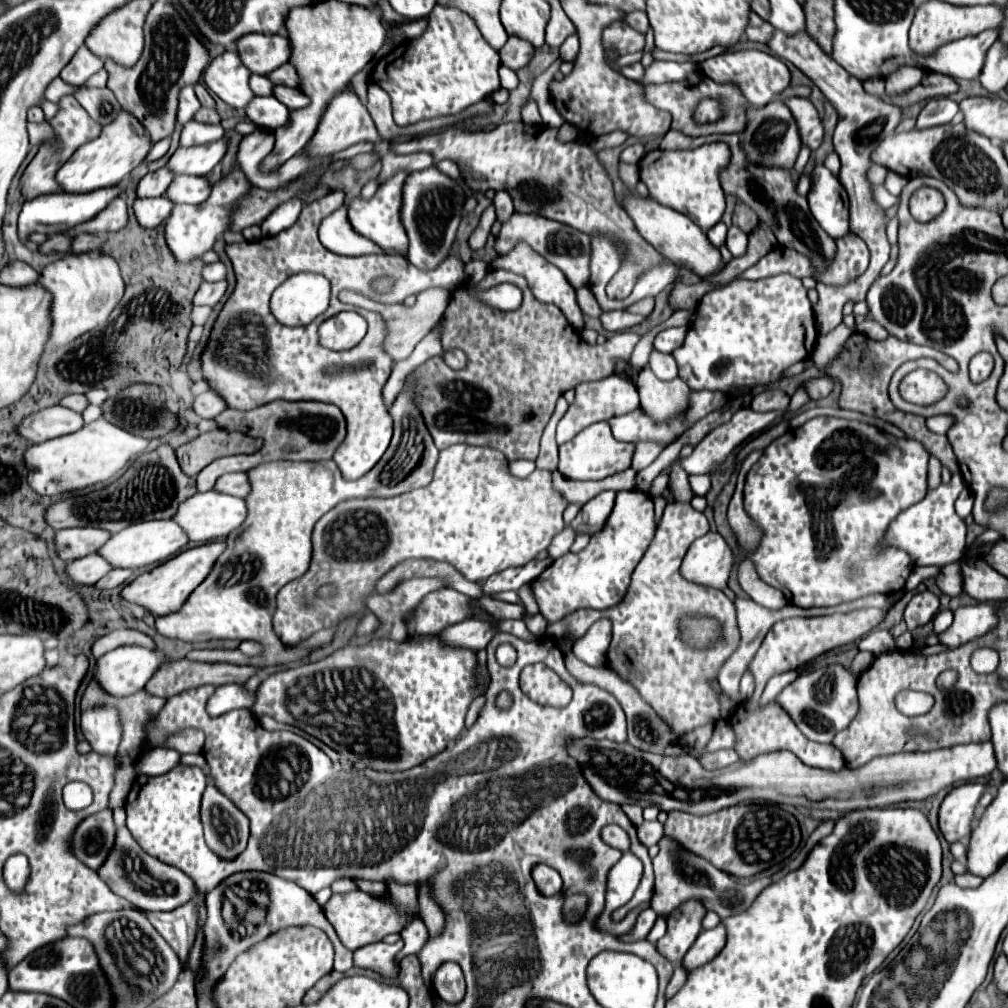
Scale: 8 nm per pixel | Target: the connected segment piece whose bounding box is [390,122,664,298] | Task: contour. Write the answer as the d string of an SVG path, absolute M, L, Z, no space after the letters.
M504 122L498 124L494 130L480 130L480 132L464 132L456 126L438 132L438 134L428 134L428 136L420 136L420 138L412 138L408 142L392 142L390 150L394 154L410 154L410 152L428 152L434 158L434 164L438 164L440 160L452 160L458 164L460 168L460 176L462 180L474 190L484 194L486 190L506 190L512 200L514 200L514 208L518 212L532 212L532 214L540 214L546 216L550 220L562 222L566 226L572 226L580 232L586 234L594 234L594 236L604 236L604 238L614 238L616 242L624 244L626 250L626 258L620 266L620 270L616 272L616 276L612 278L612 282L608 284L608 296L610 298L618 298L624 292L632 292L634 282L638 280L640 274L644 274L644 270L664 264L664 256L654 250L652 244L648 244L640 232L636 230L632 218L626 214L626 210L622 206L616 204L614 200L614 192L612 192L612 182L606 174L606 170L602 168L602 164L598 162L596 152L588 146L588 144L578 144L578 142L558 142L556 140L556 128L544 128L542 124L538 126L530 126L524 122Z

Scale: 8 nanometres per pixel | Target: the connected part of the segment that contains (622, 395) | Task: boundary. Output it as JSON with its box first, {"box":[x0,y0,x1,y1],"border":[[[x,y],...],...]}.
{"box":[560,374,638,424],"border":[[[612,374],[598,382],[580,384],[576,388],[576,400],[562,416],[560,424],[594,424],[598,420],[610,420],[614,416],[632,412],[638,406],[638,390],[632,382]]]}

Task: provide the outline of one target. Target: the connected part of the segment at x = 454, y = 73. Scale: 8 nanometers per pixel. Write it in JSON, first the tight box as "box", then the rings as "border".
{"box":[370,6,500,126],"border":[[[434,6],[426,34],[392,48],[376,62],[370,80],[390,96],[394,122],[408,126],[426,118],[458,114],[470,104],[488,98],[500,88],[498,68],[498,52],[484,42],[472,18],[456,8]]]}

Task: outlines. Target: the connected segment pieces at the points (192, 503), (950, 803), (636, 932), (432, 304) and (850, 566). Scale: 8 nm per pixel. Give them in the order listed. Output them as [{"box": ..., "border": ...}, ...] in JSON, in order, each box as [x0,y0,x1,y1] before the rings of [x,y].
[{"box":[174,492,246,544],"border":[[[198,492],[194,494],[192,498],[184,500],[176,514],[174,514],[174,520],[182,526],[182,530],[186,532],[188,540],[190,542],[200,542],[200,544],[206,544],[206,542],[212,542],[212,540],[224,540],[228,536],[228,532],[236,530],[236,526],[240,526],[240,522],[244,522],[246,518],[246,506],[244,506],[244,500],[236,498],[236,496],[228,496],[228,494],[220,494],[220,492]]]},{"box":[938,782,984,842],"border":[[[970,782],[956,786],[946,794],[938,812],[938,826],[948,842],[956,842],[964,836],[970,836],[972,814],[982,792],[984,792],[982,784]]]},{"box":[620,908,658,942],"border":[[[652,908],[642,910],[642,912],[638,914],[638,918],[636,918],[636,922],[634,922],[632,930],[630,930],[628,934],[620,936],[620,940],[622,940],[622,942],[638,942],[638,940],[644,940],[644,938],[646,938],[646,934],[650,932],[650,928],[654,926],[656,916],[658,916],[658,914],[656,914]]]},{"box":[378,288,450,362],"border":[[[428,288],[428,290],[420,292],[414,306],[404,306],[404,304],[392,304],[392,306],[380,304],[378,306],[378,312],[382,312],[382,318],[386,320],[388,330],[390,330],[390,334],[386,338],[386,350],[394,362],[404,360],[406,356],[412,354],[414,346],[422,340],[422,336],[426,336],[434,328],[434,324],[442,318],[448,302],[450,302],[450,292],[446,292],[444,288]]]},{"box":[744,416,930,608],"border":[[[818,416],[808,420],[804,426],[800,428],[792,428],[788,430],[784,436],[776,438],[762,454],[762,458],[750,468],[748,476],[746,476],[746,486],[744,486],[744,506],[746,512],[756,520],[756,524],[762,528],[764,536],[760,542],[760,548],[750,556],[750,560],[756,566],[758,576],[782,590],[786,594],[786,600],[796,606],[804,606],[804,608],[812,608],[812,606],[836,606],[842,602],[850,602],[868,594],[890,594],[890,592],[900,592],[904,590],[906,578],[912,572],[912,560],[904,550],[898,548],[880,548],[880,542],[884,540],[884,532],[888,530],[890,522],[906,508],[910,508],[912,504],[920,502],[926,496],[926,472],[928,472],[928,458],[930,454],[924,450],[924,446],[920,446],[920,442],[912,442],[908,438],[894,438],[890,434],[880,432],[876,426],[870,424],[862,424],[856,420],[840,420],[840,418],[830,418],[830,416]]]}]

